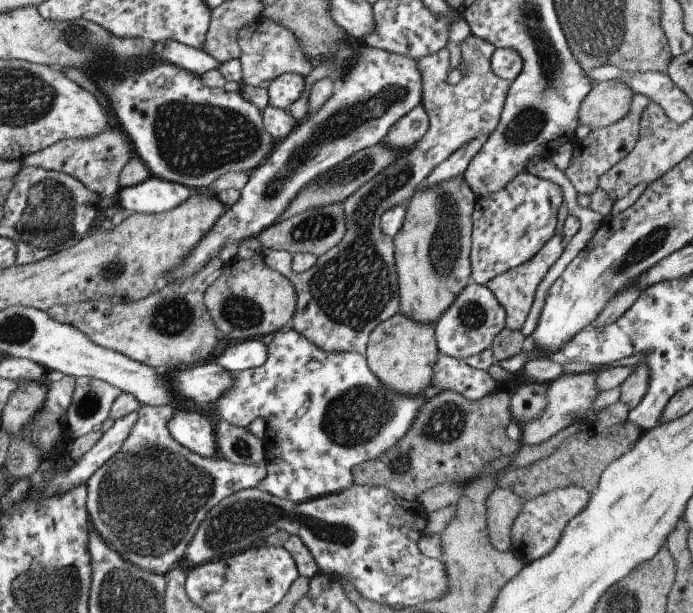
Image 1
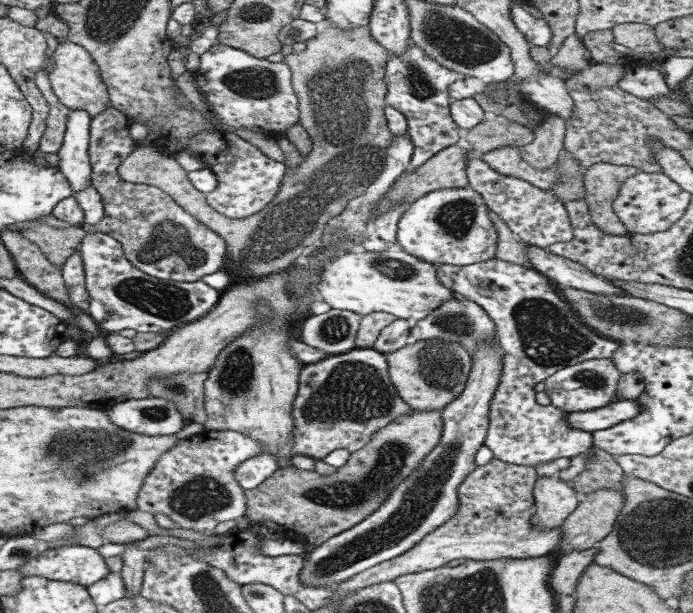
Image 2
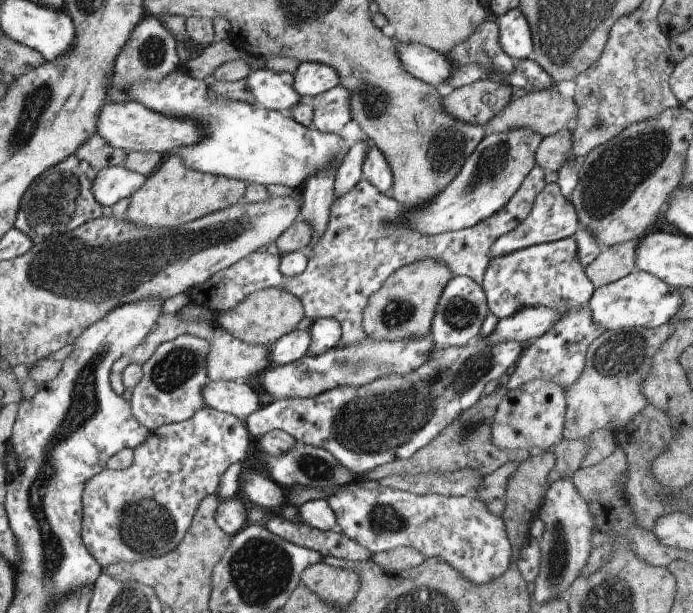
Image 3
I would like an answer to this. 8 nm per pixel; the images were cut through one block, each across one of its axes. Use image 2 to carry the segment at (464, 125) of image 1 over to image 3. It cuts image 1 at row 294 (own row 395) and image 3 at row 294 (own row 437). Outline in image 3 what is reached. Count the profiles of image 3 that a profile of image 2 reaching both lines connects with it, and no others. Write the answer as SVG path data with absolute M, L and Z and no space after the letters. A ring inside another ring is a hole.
M538 165L530 169L524 182L514 196L492 216L474 226L438 234L438 236L420 236L410 228L394 230L394 220L398 220L400 206L395 198L380 194L372 183L360 182L333 200L330 208L330 222L314 246L314 256L309 258L308 267L298 276L286 278L280 274L282 255L254 250L248 256L238 260L225 271L216 272L205 283L190 290L188 303L207 307L210 312L230 312L250 294L266 288L279 288L300 299L304 316L316 321L322 318L336 318L341 326L342 346L350 346L358 340L364 340L367 334L363 327L363 312L374 290L384 284L384 280L406 264L414 264L424 258L442 260L452 277L468 276L481 285L490 260L490 248L497 238L514 230L530 214L534 199L547 185L546 172ZM390 224L390 228L386 228Z

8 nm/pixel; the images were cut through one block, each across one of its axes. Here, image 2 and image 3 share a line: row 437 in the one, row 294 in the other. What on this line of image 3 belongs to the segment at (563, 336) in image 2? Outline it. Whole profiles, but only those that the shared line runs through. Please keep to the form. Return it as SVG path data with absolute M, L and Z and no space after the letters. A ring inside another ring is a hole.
M574 236L490 259L481 287L486 293L489 312L499 319L528 307L542 306L564 312L572 307L589 306L595 291L582 264L578 262L578 243Z

